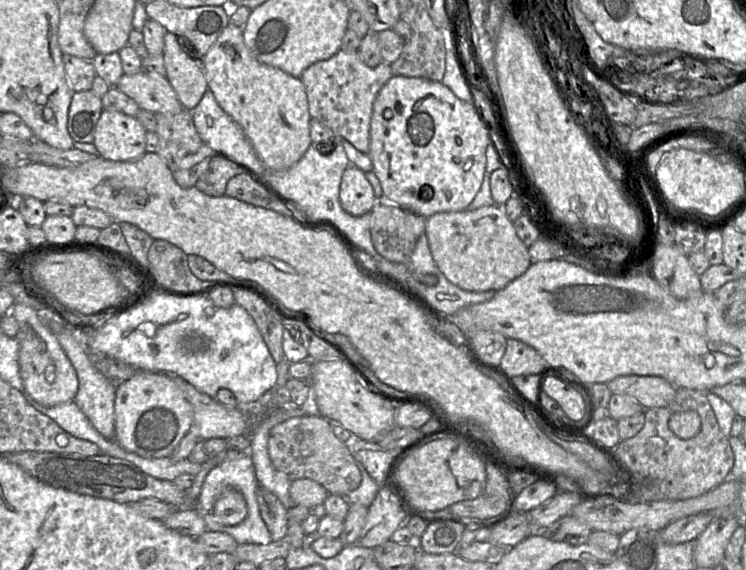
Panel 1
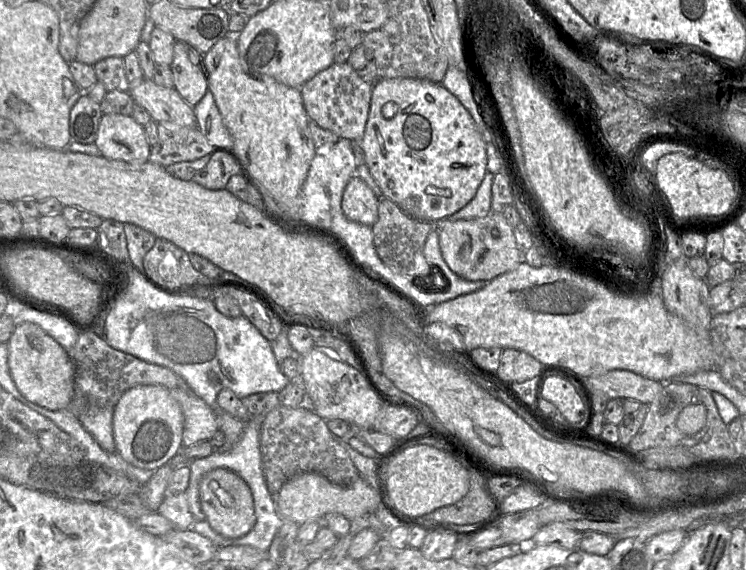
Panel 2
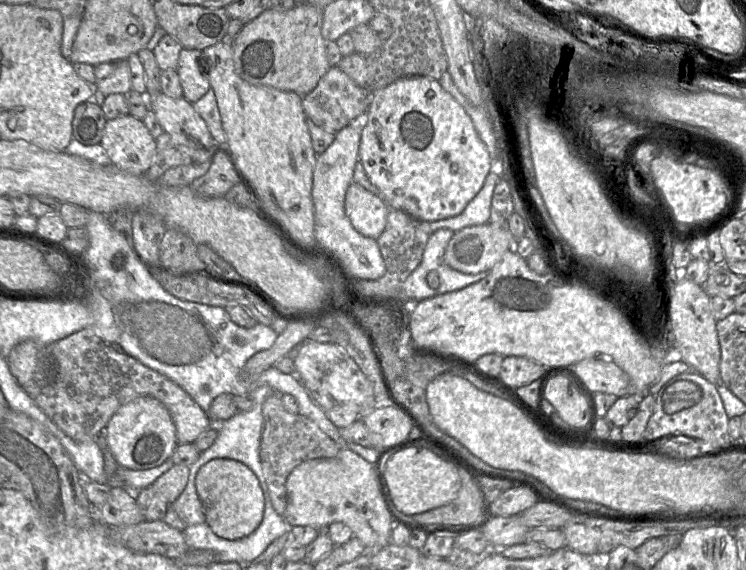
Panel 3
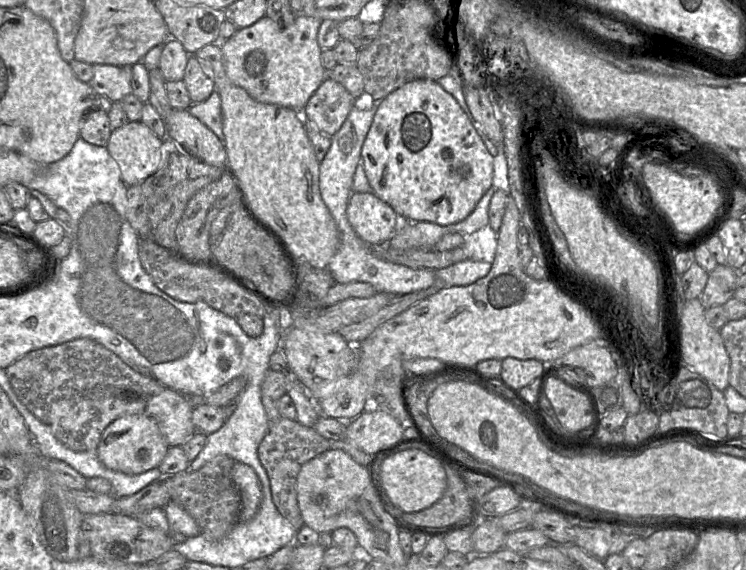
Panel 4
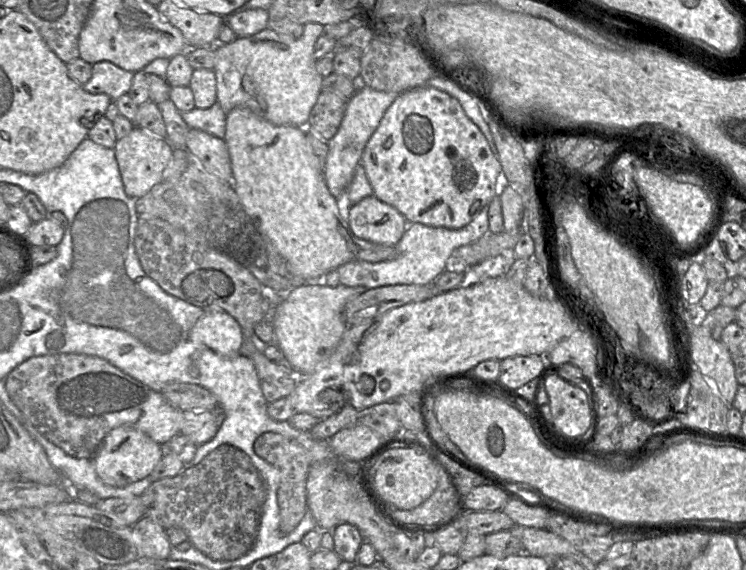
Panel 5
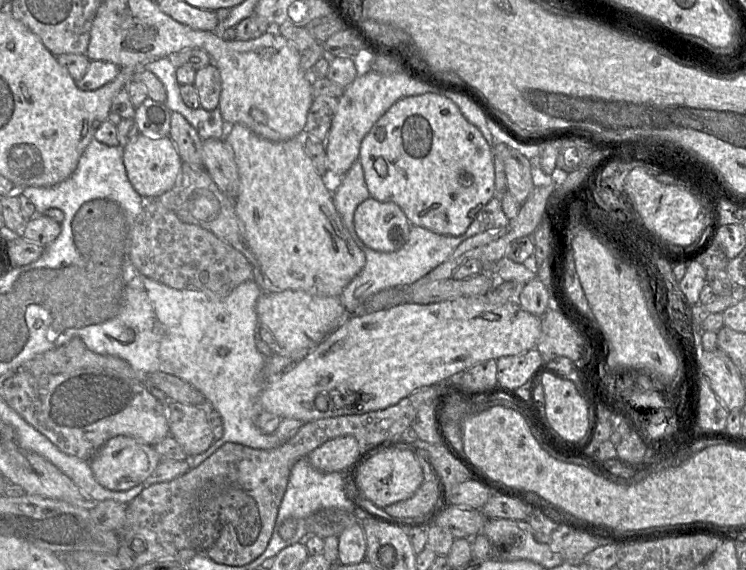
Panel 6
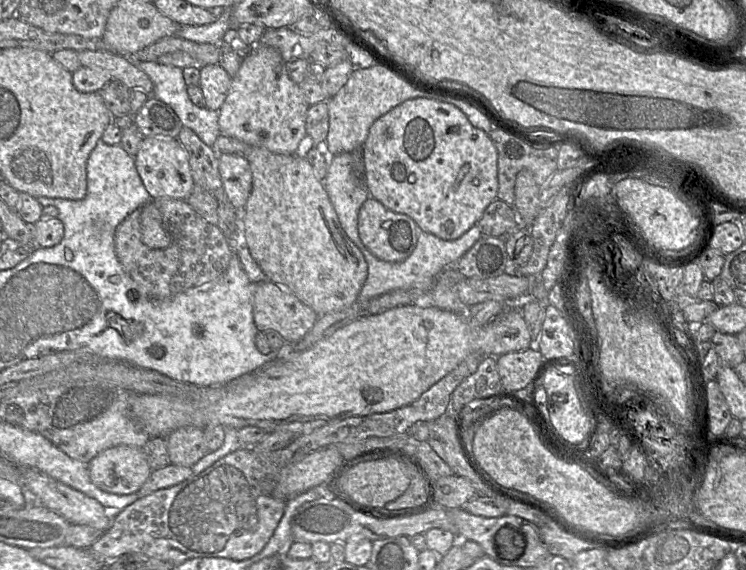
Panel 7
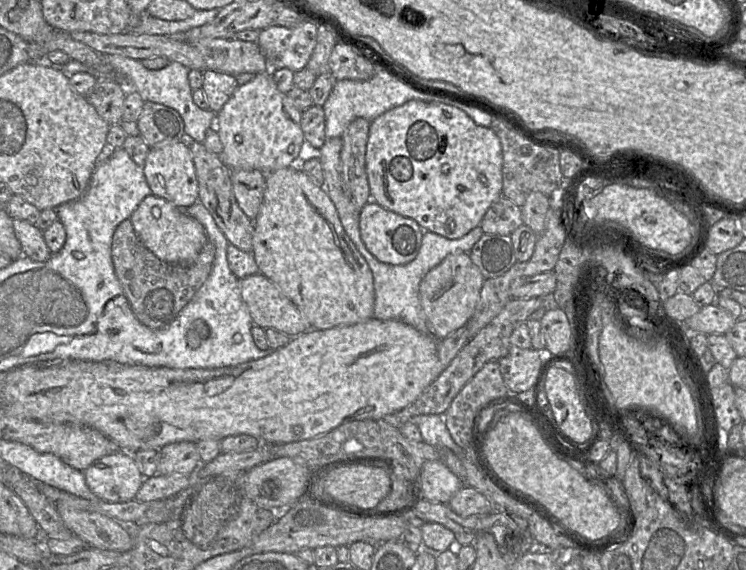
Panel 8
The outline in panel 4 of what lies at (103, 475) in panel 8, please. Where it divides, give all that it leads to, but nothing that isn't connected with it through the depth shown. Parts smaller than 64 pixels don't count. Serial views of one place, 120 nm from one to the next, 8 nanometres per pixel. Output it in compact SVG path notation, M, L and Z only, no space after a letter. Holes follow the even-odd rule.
M133 414L121 416L107 426L101 436L97 453L107 468L137 475L158 467L169 447L155 419L142 414Z

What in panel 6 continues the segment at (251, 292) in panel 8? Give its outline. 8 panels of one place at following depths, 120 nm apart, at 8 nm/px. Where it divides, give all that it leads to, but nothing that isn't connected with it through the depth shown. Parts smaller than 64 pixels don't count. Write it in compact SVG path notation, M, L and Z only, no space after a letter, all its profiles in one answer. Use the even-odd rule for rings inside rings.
M297 290L262 291L256 303L256 313L260 325L270 329L284 350L315 349L351 317L340 297L320 297Z

